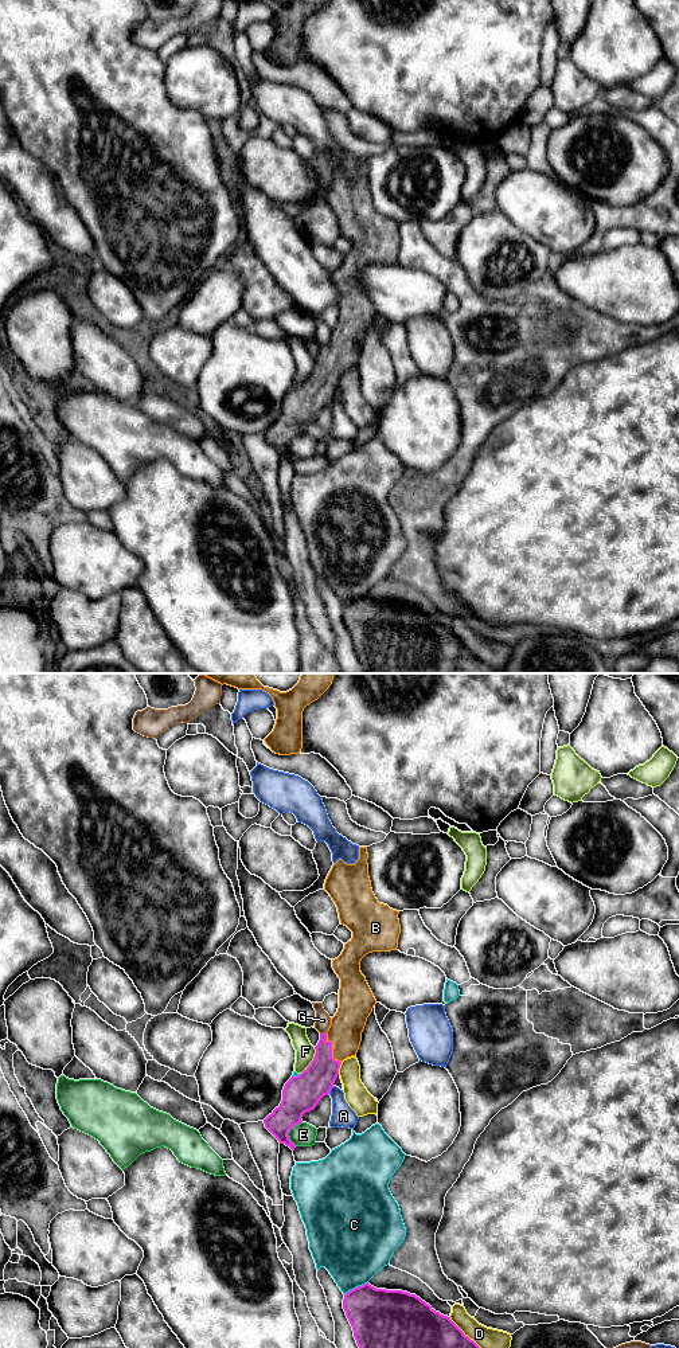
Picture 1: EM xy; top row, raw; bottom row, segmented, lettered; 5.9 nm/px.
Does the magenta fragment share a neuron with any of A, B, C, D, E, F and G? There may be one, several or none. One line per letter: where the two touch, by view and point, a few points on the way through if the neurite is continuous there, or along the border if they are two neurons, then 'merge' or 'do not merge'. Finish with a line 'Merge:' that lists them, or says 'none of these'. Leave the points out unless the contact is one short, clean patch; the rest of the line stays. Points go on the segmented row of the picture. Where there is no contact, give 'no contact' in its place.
A: contact xy (330, 1090); do not merge
B: contact xy (331, 1048); way xy (315, 1082), (324, 1069), (331, 1048), (344, 1032); merge
C: contact xy (355, 1288); do not merge
D: contact xy (463, 1333); do not merge
E: contact xy (288, 1132); do not merge
F: contact xy (312, 1061); border xy (315, 1047), (311, 1063), (300, 1074); do not merge
G: contact xy (323, 1034); do not merge
Merge: B

